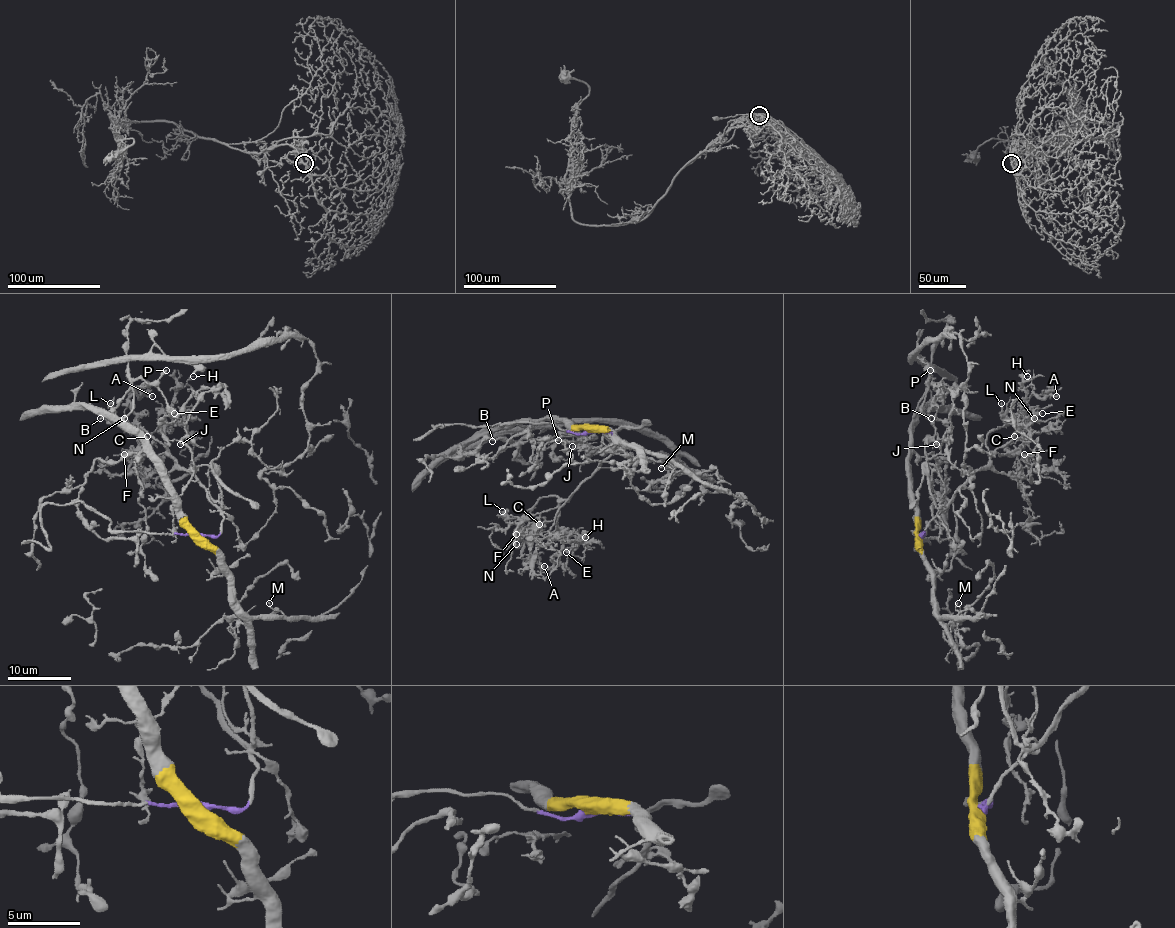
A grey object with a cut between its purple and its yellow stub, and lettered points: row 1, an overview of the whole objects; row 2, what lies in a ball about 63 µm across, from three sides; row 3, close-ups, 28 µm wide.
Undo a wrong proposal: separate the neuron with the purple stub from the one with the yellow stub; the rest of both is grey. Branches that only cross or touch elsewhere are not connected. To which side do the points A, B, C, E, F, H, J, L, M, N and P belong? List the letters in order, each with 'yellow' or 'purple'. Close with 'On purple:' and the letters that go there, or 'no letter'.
A: purple
B: yellow
C: purple
E: purple
F: purple
H: purple
J: purple
L: purple
M: yellow
N: purple
P: yellow
On purple: A, C, E, F, H, J, L, N

